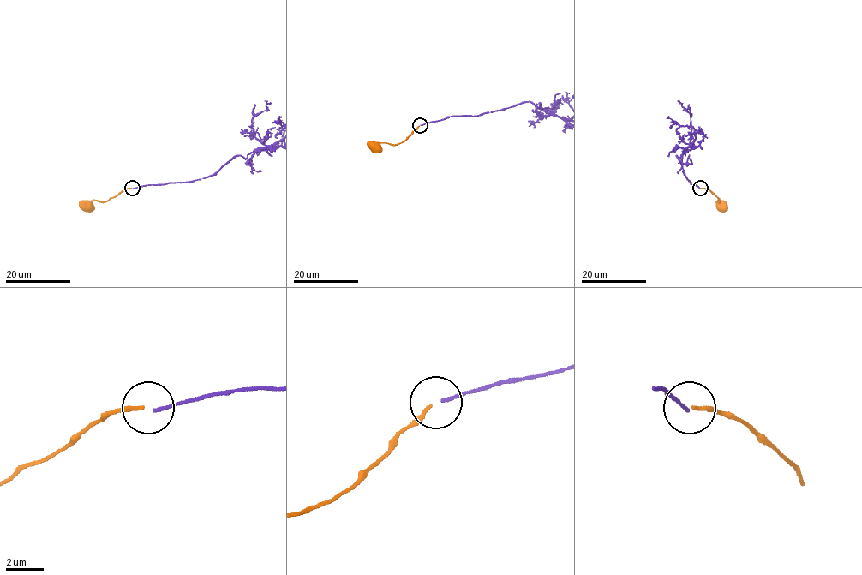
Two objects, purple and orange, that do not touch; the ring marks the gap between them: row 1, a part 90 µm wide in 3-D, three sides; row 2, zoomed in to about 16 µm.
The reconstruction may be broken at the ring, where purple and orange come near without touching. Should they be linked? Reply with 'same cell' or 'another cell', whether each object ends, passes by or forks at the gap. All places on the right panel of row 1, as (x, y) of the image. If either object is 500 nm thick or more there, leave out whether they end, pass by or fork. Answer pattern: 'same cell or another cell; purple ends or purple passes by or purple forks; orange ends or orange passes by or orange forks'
another cell; purple ends; orange ends

